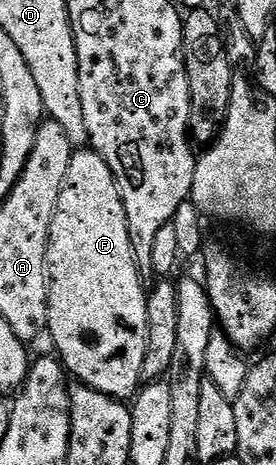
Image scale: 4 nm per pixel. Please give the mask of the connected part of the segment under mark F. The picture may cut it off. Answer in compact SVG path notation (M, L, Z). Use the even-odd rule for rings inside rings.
M91 149L72 152L66 181L52 222L52 238L48 245L48 325L54 337L56 355L64 370L75 382L84 383L98 393L106 393L121 401L135 396L144 379L144 362L148 344L148 291L140 278L136 251L130 241L128 218L120 185L106 161Z

